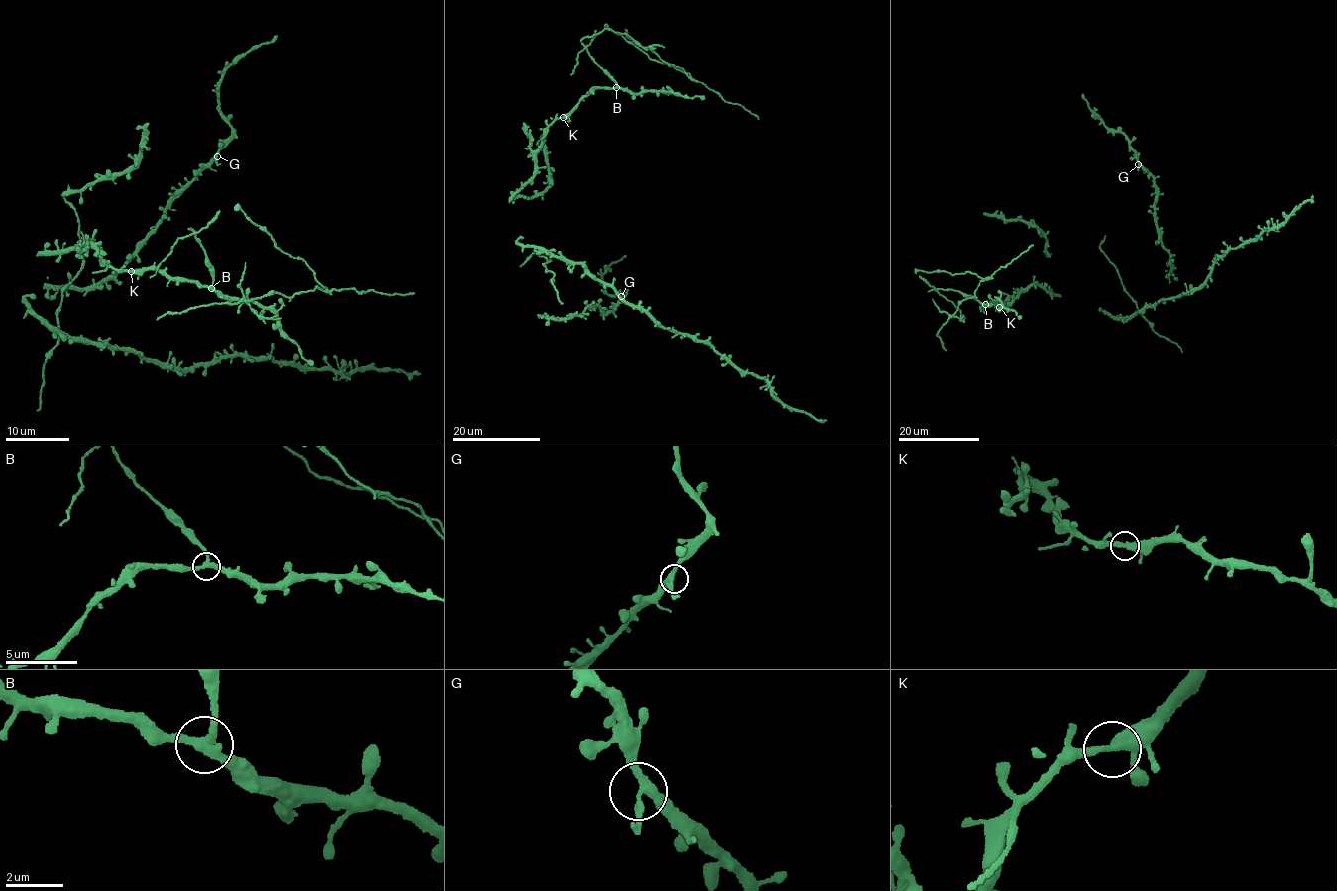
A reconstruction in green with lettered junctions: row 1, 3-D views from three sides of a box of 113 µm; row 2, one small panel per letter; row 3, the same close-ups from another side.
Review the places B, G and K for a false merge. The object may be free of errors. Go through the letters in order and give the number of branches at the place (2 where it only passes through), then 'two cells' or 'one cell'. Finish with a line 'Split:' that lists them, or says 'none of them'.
B: branches 3; two cells
G: branches 3; one cell
K: branches 3; one cell
Split: B

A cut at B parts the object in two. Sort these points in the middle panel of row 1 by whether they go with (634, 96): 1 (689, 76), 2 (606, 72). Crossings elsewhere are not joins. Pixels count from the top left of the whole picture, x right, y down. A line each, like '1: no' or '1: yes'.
1: no
2: no

